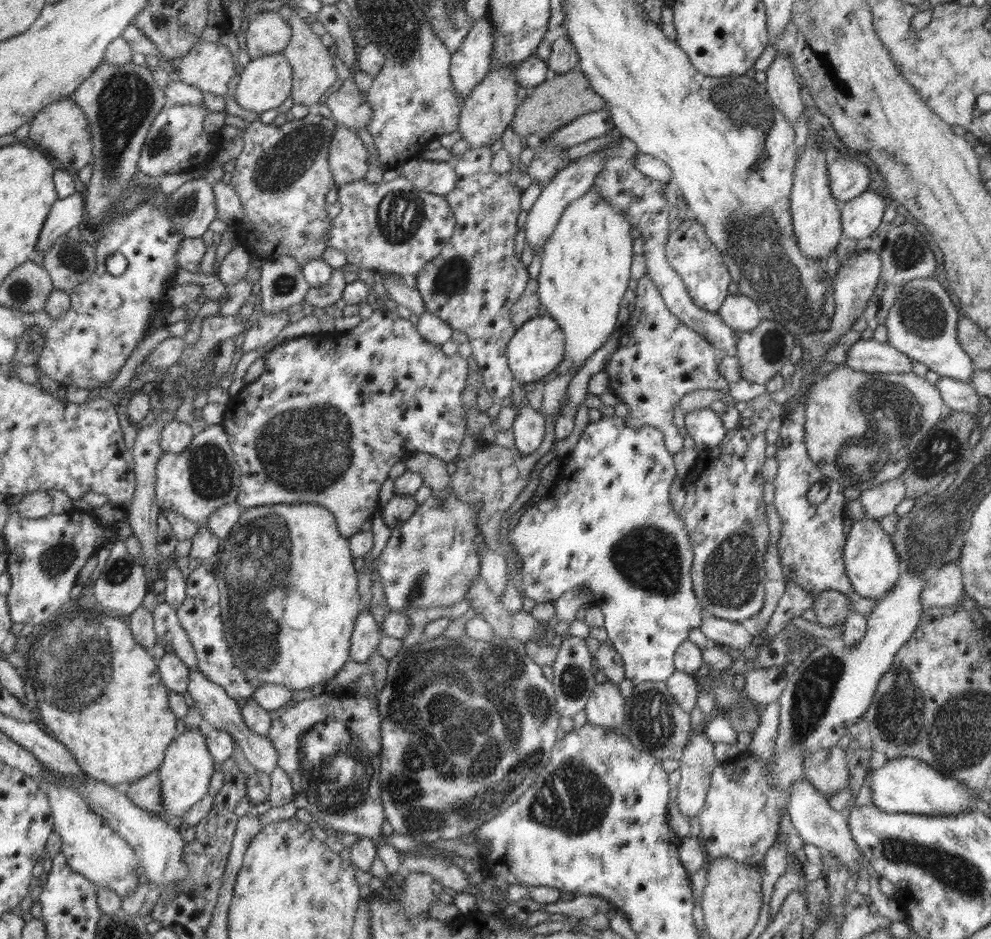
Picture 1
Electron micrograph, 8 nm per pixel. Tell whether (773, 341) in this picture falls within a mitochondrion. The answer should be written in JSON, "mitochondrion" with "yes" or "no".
{"mitochondrion":"yes"}

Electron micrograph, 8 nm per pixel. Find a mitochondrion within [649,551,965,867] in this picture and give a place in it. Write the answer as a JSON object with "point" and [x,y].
{"point":[812,693]}

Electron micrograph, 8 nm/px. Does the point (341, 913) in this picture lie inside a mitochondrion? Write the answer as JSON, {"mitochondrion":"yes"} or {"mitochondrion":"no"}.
{"mitochondrion":"no"}

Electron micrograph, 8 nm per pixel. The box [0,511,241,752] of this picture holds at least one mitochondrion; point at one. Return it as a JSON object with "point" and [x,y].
{"point":[83,680]}

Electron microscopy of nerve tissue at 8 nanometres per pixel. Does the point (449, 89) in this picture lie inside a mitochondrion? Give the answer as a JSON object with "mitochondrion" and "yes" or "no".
{"mitochondrion":"no"}

